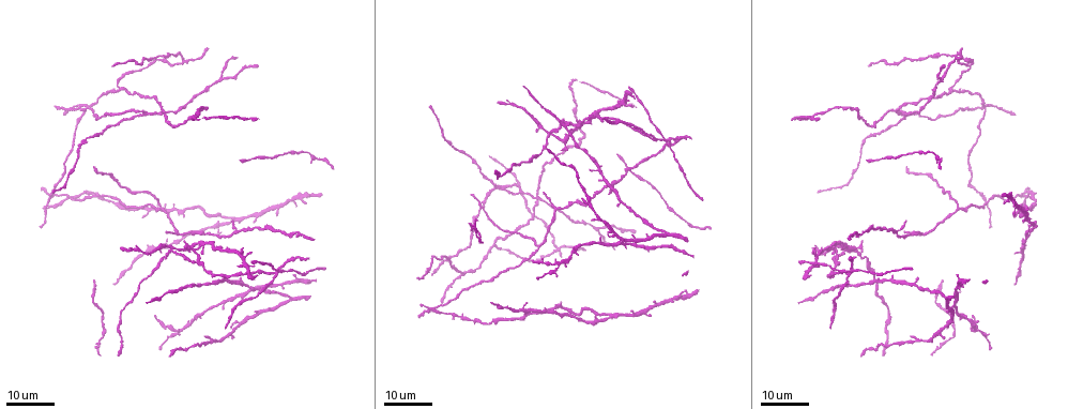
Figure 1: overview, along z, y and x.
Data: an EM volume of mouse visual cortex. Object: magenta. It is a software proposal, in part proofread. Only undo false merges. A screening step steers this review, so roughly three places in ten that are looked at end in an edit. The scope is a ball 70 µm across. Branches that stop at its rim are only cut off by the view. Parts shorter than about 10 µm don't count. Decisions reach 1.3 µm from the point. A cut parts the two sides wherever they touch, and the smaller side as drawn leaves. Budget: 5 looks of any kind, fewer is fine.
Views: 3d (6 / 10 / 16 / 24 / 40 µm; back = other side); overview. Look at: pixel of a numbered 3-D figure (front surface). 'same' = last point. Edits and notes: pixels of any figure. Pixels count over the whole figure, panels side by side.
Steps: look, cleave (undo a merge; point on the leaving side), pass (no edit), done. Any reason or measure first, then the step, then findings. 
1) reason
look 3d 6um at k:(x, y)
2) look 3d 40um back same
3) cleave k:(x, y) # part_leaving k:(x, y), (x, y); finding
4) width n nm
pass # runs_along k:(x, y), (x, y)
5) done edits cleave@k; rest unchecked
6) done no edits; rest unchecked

looks like a crossing
look 3d 24um at 1:(182, 331)

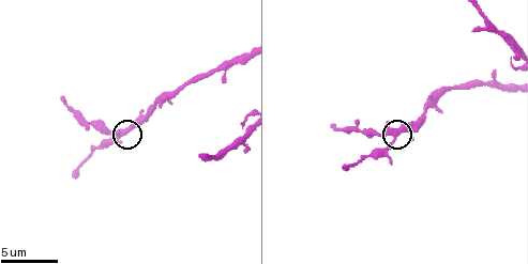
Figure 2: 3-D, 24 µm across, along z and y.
closer look
look 3d 6um at 2:(394, 135)

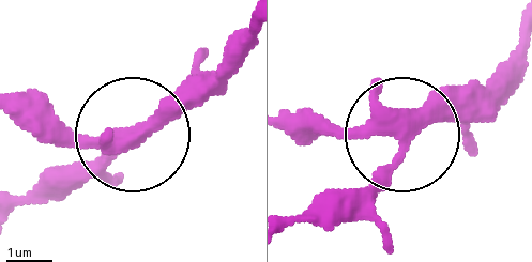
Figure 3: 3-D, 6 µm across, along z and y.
pass # runs_along 3:(514, 55), (398, 132), (287, 135); one neuron here

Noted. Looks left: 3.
two arms in line, one across
look 3d 24um at 1:(838, 285)

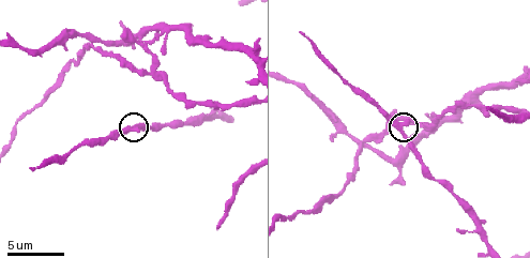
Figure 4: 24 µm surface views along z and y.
look 3d 10um at 4:(400, 129)

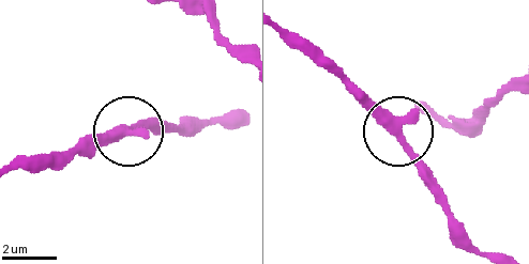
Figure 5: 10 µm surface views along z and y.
arms 3
pass # one neuron here

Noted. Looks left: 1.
look 3d 10um at 4:(363, 145)

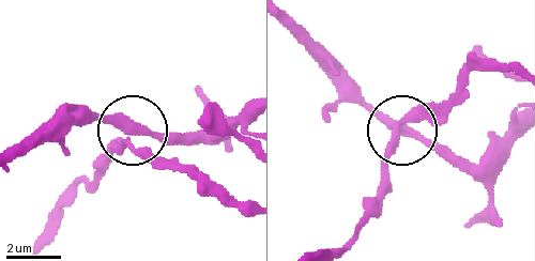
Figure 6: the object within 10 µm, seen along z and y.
width 330 nm
pass # runs_along 6:(517, 74), (469, 76), (400, 124), (473, 180); one neuron here

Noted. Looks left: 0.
done no edits; rest unchecked

